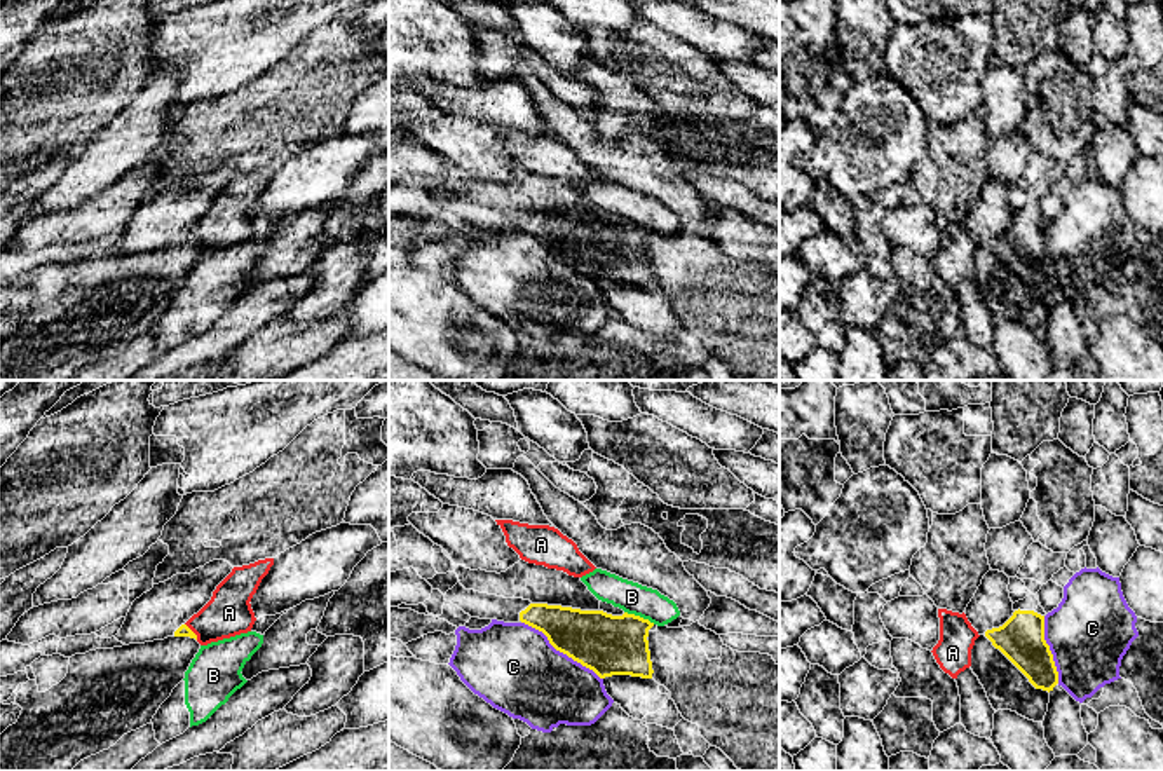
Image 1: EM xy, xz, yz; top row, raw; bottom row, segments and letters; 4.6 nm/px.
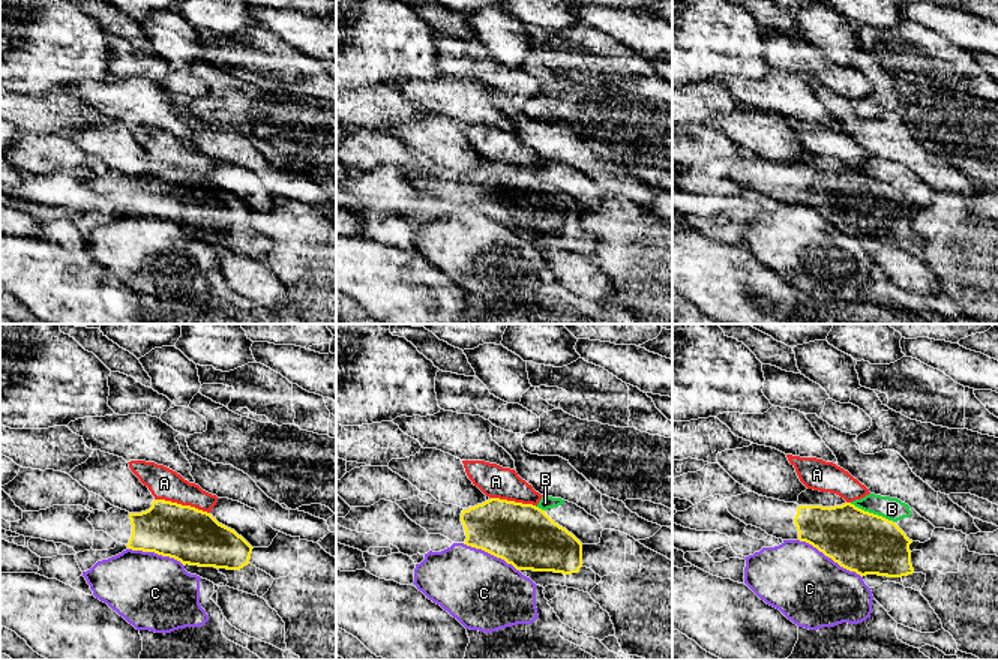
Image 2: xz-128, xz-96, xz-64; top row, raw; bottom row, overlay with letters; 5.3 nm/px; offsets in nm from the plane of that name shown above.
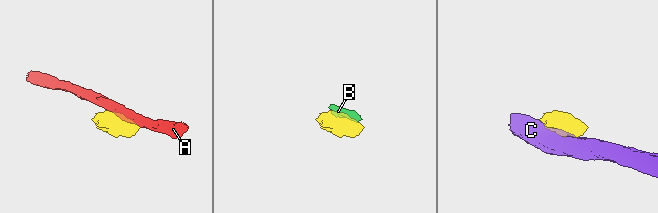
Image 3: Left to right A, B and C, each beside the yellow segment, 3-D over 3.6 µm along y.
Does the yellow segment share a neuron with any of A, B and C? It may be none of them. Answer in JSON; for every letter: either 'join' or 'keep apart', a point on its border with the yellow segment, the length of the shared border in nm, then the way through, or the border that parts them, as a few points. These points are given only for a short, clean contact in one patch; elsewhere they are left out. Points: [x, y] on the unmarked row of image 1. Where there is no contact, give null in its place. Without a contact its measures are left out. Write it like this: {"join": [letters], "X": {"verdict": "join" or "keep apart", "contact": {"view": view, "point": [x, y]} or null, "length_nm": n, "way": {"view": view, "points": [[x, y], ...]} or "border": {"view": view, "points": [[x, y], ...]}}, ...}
{"join": [], "A": {"verdict": "keep apart", "contact": {"view": "xy", "point": [192, 241]}, "length_nm": 100}, "B": {"verdict": "keep apart", "contact": {"view": "xz", "point": [639, 225]}, "length_nm": 160, "border": {"view": "xz", "points": [[625, 220], [654, 232]]}}, "C": {"verdict": "keep apart", "contact": {"view": "xz", "point": [562, 260]}, "length_nm": 460}}

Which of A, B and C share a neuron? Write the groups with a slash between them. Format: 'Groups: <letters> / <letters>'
Groups: A / B / C

